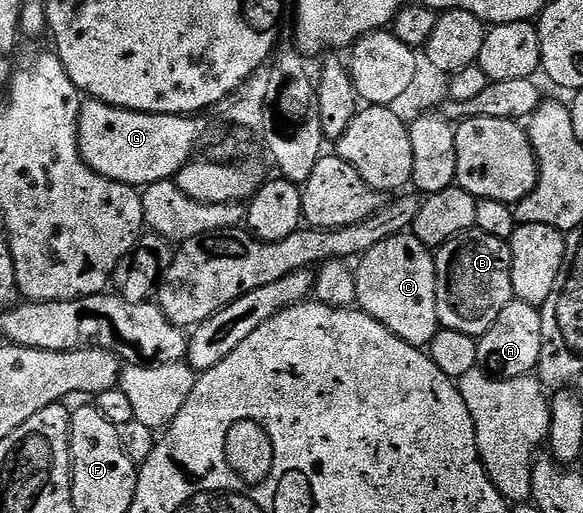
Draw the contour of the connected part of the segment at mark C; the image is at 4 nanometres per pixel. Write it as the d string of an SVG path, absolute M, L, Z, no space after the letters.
M405 232L382 240L382 244L374 244L374 248L363 254L359 262L360 267L357 265L354 270L359 309L390 328L390 332L394 332L411 346L427 348L434 340L436 331L441 329L436 307L436 259L433 251L419 242L415 234Z

